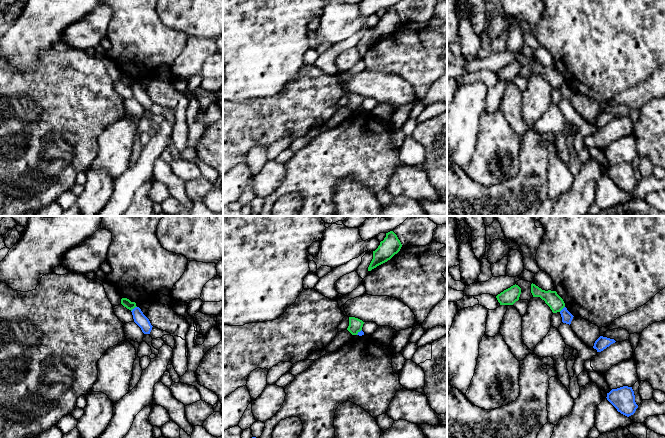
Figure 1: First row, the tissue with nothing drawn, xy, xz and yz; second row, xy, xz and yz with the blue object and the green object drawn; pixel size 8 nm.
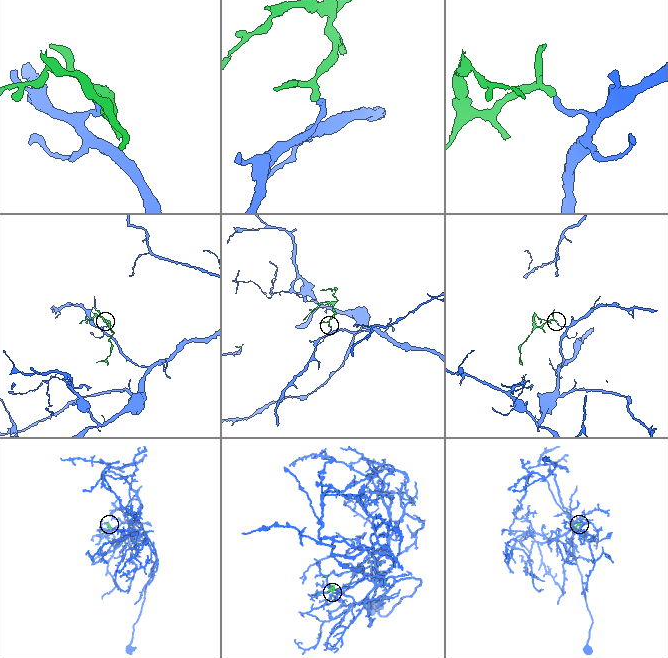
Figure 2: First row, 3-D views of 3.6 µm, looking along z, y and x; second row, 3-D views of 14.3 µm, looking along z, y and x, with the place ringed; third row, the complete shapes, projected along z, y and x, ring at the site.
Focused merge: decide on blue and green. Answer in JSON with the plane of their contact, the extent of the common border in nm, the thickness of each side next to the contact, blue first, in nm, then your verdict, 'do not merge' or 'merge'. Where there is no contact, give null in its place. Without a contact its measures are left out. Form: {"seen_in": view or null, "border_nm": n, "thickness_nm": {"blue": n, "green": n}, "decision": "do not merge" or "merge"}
{"seen_in": "xy", "border_nm": 60, "thickness_nm": {"blue": 100, "green": 70}, "decision": "do not merge"}

